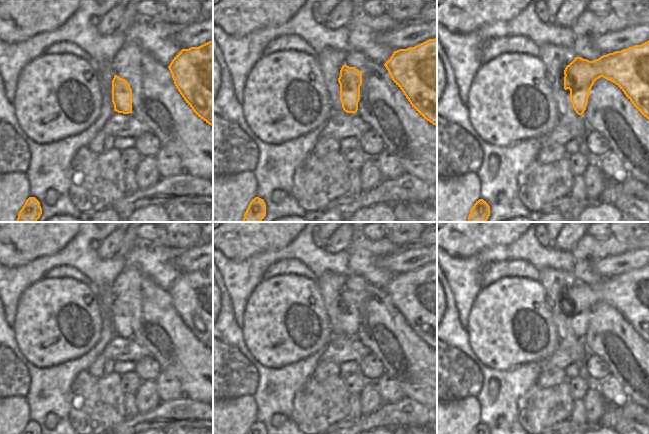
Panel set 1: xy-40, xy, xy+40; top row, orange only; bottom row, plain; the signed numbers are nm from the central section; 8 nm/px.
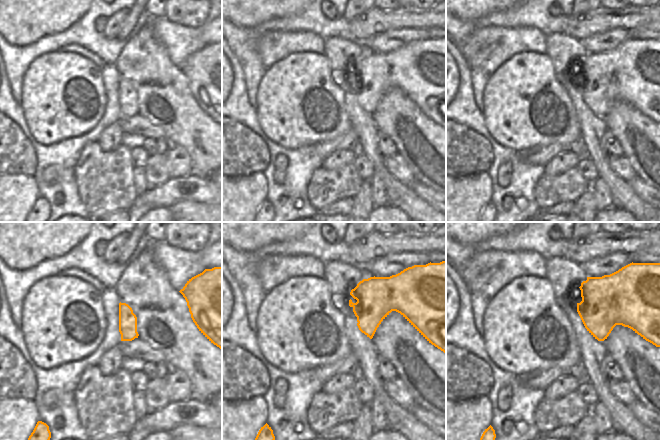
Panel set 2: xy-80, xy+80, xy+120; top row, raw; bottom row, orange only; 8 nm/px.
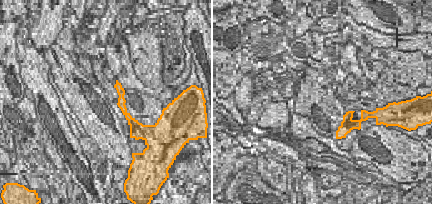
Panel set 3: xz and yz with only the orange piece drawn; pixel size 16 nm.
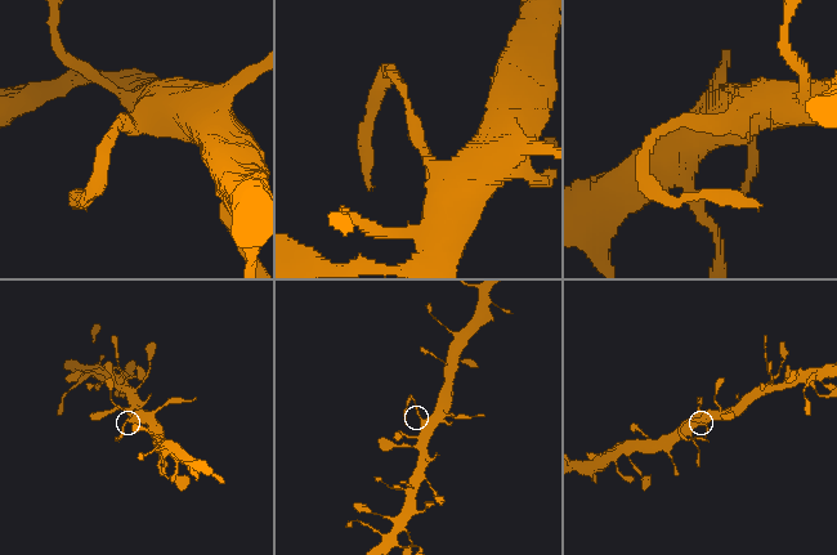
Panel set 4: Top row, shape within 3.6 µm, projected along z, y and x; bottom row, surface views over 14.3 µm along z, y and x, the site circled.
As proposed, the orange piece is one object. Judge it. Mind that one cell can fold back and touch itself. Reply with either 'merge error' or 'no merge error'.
merge error

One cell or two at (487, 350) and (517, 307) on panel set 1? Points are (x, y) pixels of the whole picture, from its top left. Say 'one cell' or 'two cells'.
one cell

